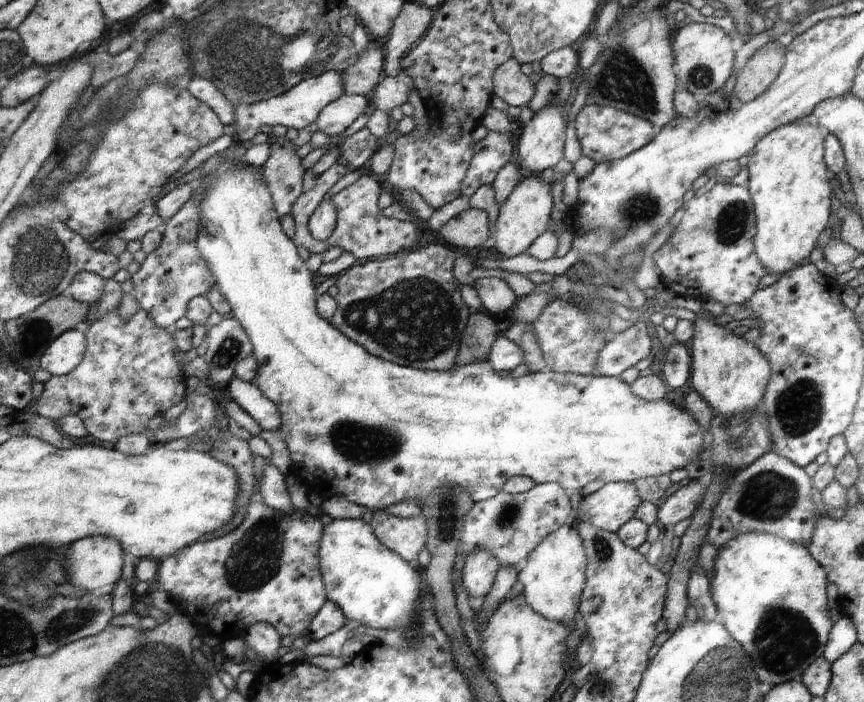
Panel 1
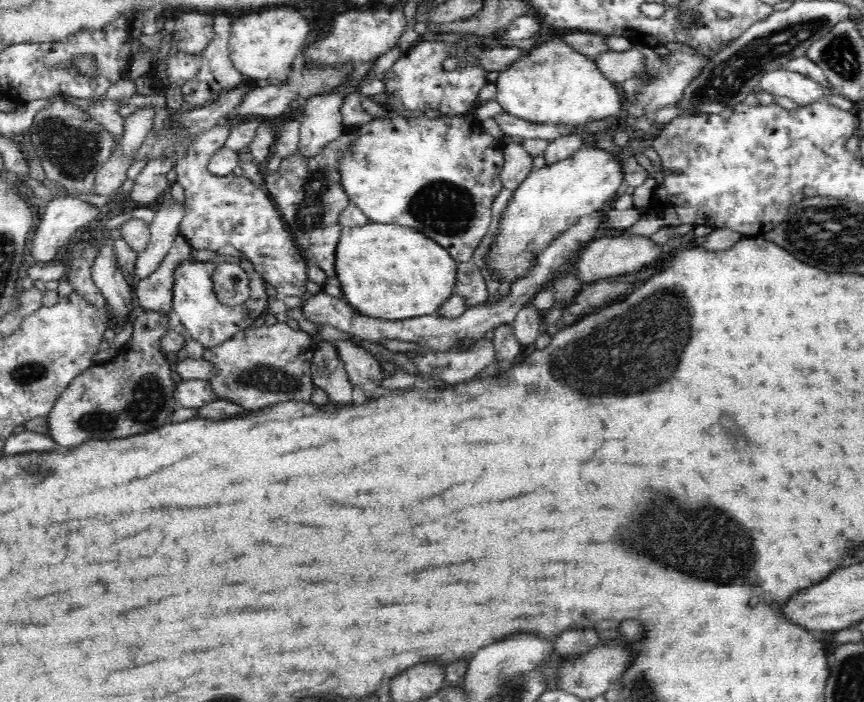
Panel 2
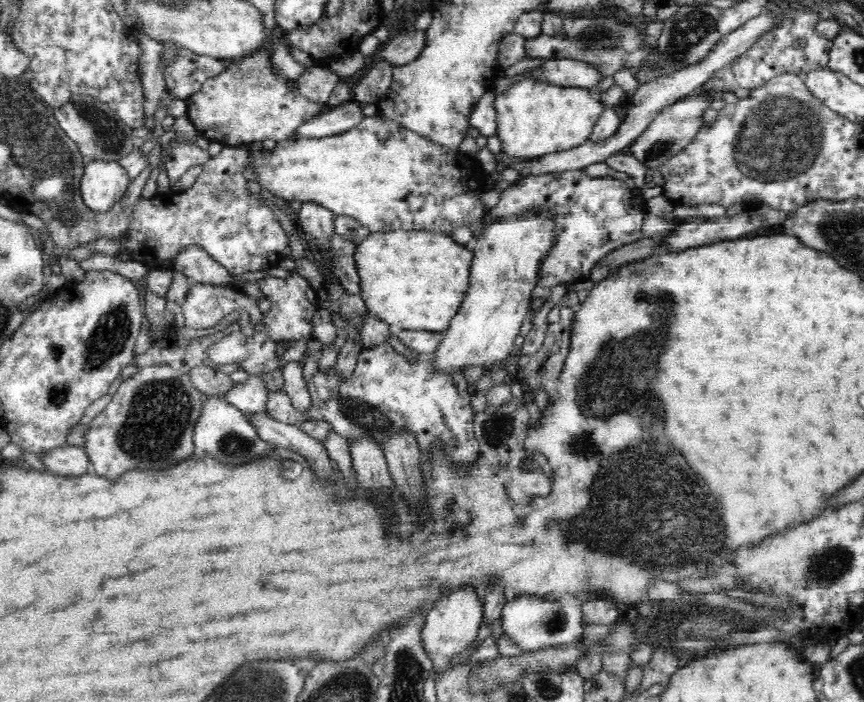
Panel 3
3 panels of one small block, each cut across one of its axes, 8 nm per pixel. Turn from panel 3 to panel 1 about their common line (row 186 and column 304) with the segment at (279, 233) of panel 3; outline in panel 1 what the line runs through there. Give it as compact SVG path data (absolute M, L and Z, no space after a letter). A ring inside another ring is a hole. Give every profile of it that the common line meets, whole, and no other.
M337 162L331 170L325 170L325 174L315 176L315 186L309 192L303 192L293 206L291 218L295 218L295 244L303 246L305 250L309 250L309 254L319 254L319 252L327 252L329 248L337 248L339 254L341 252L349 252L355 254L355 258L363 264L363 262L371 262L373 258L379 256L389 256L389 254L401 254L401 250L409 250L415 252L419 250L417 246L421 244L421 232L415 224L411 222L399 222L399 220L391 220L387 218L381 208L379 208L379 196L383 190L383 184L377 182L375 176L361 176L353 186L349 186L347 190L341 190L337 196L333 196L333 202L339 210L339 224L333 232L333 236L329 240L319 240L315 238L315 234L311 234L311 218L315 214L315 210L319 210L319 206L323 204L323 196L327 196L327 192L347 174L351 172L351 168L345 162Z

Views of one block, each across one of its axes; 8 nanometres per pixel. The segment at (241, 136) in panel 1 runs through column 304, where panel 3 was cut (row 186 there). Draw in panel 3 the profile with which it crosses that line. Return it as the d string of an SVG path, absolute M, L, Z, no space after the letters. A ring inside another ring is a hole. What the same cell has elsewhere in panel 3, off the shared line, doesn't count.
M90 160L82 178L84 204L94 212L108 212L126 196L130 184L128 172L120 162Z

